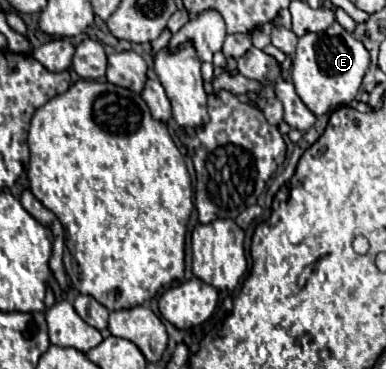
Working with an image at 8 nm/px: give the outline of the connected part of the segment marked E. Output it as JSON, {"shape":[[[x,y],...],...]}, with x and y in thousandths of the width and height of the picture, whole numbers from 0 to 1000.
{"shape":[[[876,60],[829,92],[793,92],[772,108],[762,168],[756,168],[756,217],[772,260],[798,287],[798,298],[829,320],[870,287],[907,282],[938,228],[938,211],[959,179],[959,146],[907,87],[896,87]]]}

